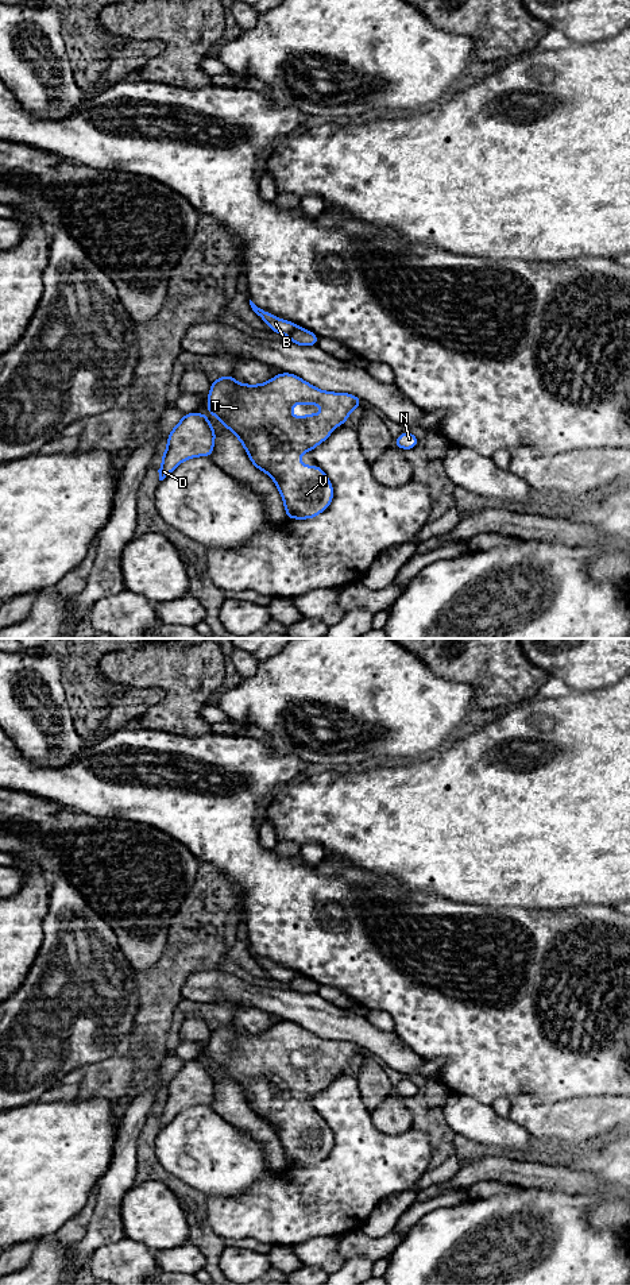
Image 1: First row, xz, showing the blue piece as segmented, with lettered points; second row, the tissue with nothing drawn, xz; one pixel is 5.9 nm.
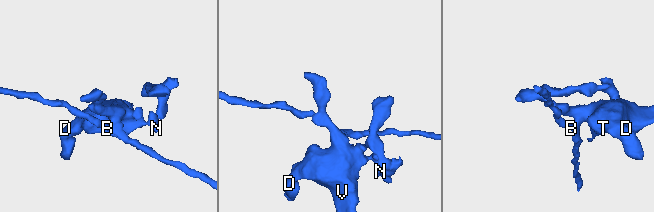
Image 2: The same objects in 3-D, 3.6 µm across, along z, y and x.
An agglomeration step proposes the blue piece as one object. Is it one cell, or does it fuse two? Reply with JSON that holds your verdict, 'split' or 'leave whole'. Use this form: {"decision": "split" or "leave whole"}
{"decision": "split"}

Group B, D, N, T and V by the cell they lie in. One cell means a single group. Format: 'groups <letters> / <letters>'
groups B / D N T V

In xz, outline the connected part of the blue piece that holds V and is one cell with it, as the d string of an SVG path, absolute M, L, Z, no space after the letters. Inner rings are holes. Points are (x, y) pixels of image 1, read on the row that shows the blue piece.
M279 373L260 385L237 383L231 374L217 378L212 381L206 408L241 441L251 463L275 482L287 520L306 520L329 508L333 501L333 486L321 467L301 466L299 455L325 441L362 404L363 400L353 394L322 391L298 375ZM293 404L317 404L324 414L306 413L295 418L290 412Z

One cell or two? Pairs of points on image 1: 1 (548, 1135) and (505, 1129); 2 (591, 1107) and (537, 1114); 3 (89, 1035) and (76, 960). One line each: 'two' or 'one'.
1: two
2: one
3: one

